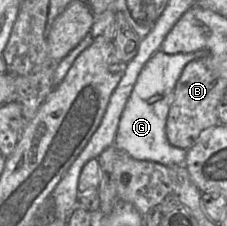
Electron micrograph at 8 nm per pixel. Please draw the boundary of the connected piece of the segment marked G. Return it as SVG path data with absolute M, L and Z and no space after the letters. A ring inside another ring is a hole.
M206 49L197 50L192 53L166 54L157 51L142 68L134 88L128 98L120 118L115 138L115 146L136 160L152 161L165 166L183 165L186 159L187 150L172 146L167 140L165 127L170 106L174 98L174 89L184 67L191 61L209 56Z

